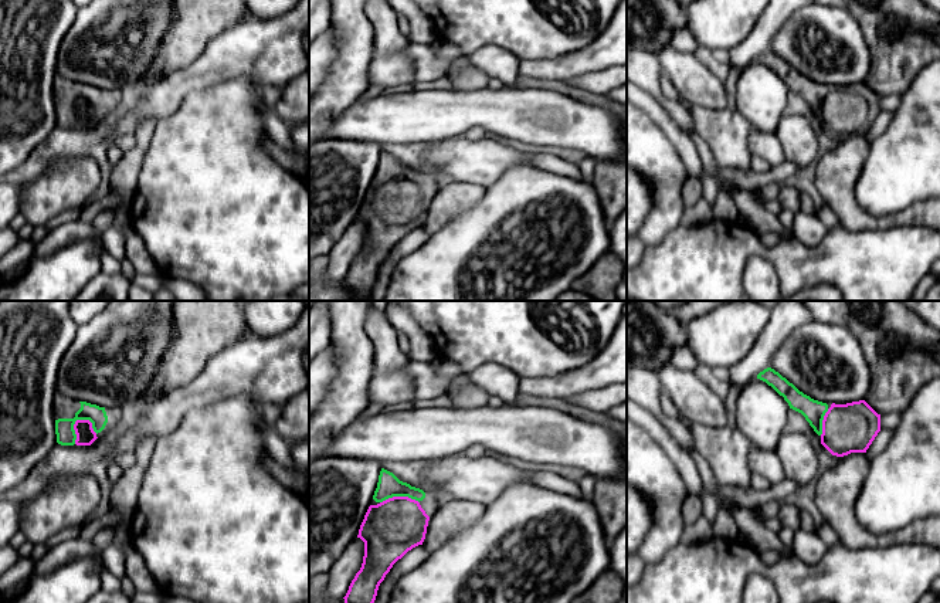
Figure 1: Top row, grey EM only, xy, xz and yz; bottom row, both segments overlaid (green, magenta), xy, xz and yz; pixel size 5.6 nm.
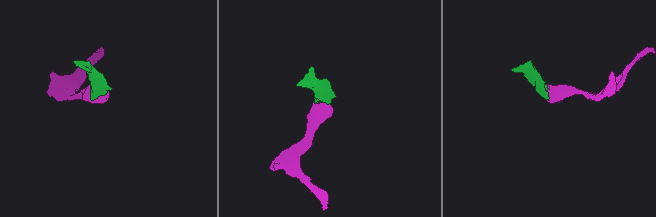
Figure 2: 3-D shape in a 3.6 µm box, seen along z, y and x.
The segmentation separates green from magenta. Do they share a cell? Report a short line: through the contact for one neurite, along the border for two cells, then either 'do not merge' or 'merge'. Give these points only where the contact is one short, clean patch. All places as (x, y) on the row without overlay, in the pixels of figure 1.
xy (64, 109), (73, 108), (85, 118) | merge

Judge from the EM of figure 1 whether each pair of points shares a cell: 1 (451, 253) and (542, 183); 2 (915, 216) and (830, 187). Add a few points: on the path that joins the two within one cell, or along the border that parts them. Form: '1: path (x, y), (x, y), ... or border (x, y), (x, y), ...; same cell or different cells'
1: path (474, 240), (499, 214), (519, 203); same cell
2: path (893, 219), (889, 222), (864, 222), (851, 209); same cell

